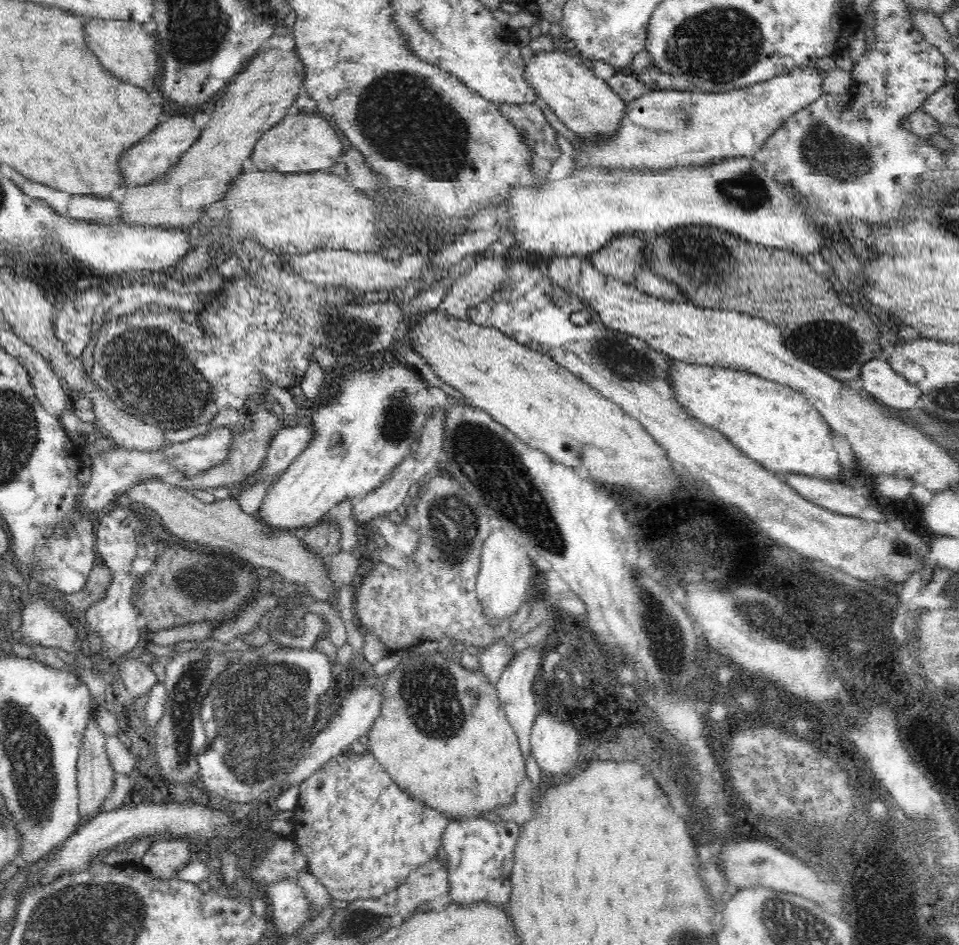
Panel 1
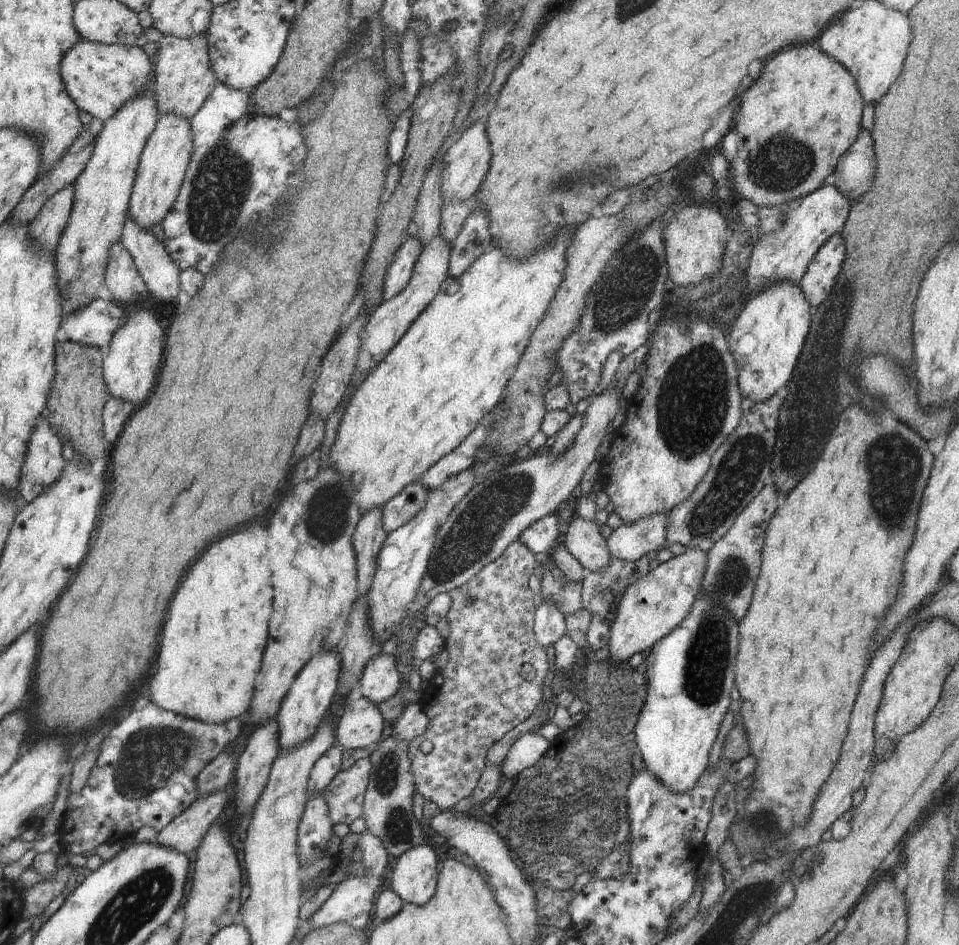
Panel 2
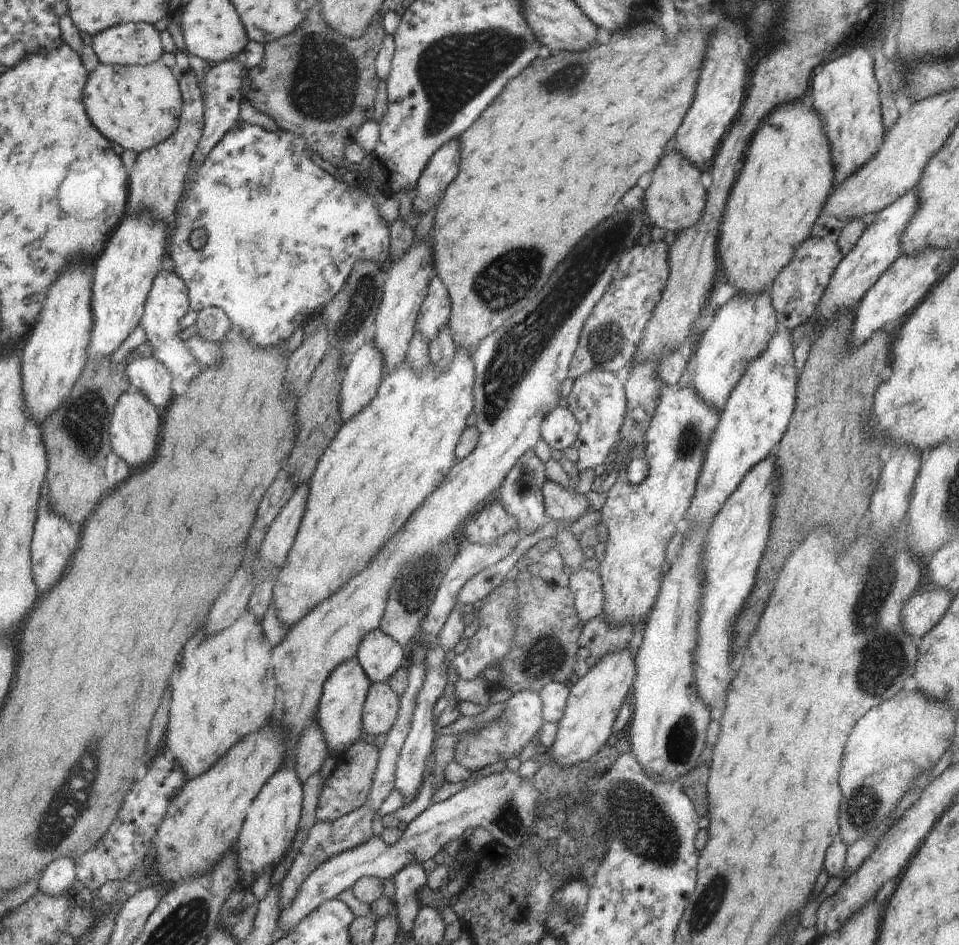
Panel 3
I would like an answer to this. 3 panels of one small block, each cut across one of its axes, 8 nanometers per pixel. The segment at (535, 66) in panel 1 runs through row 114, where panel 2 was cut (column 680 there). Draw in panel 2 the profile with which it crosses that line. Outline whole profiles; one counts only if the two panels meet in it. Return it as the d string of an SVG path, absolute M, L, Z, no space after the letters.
M686 548L686 552L660 564L646 577L636 580L622 596L616 610L616 618L610 628L609 646L604 654L616 667L626 665L637 652L647 654L662 638L665 638L690 614L707 566L707 553L698 548Z

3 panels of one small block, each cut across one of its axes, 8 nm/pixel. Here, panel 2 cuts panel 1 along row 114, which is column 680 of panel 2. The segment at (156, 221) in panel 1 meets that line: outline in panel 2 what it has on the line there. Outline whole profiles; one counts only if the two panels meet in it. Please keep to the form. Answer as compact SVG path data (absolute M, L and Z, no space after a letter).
M688 202L666 226L664 249L667 255L669 278L675 287L698 286L702 280L714 278L722 270L730 229L717 210L703 203Z

